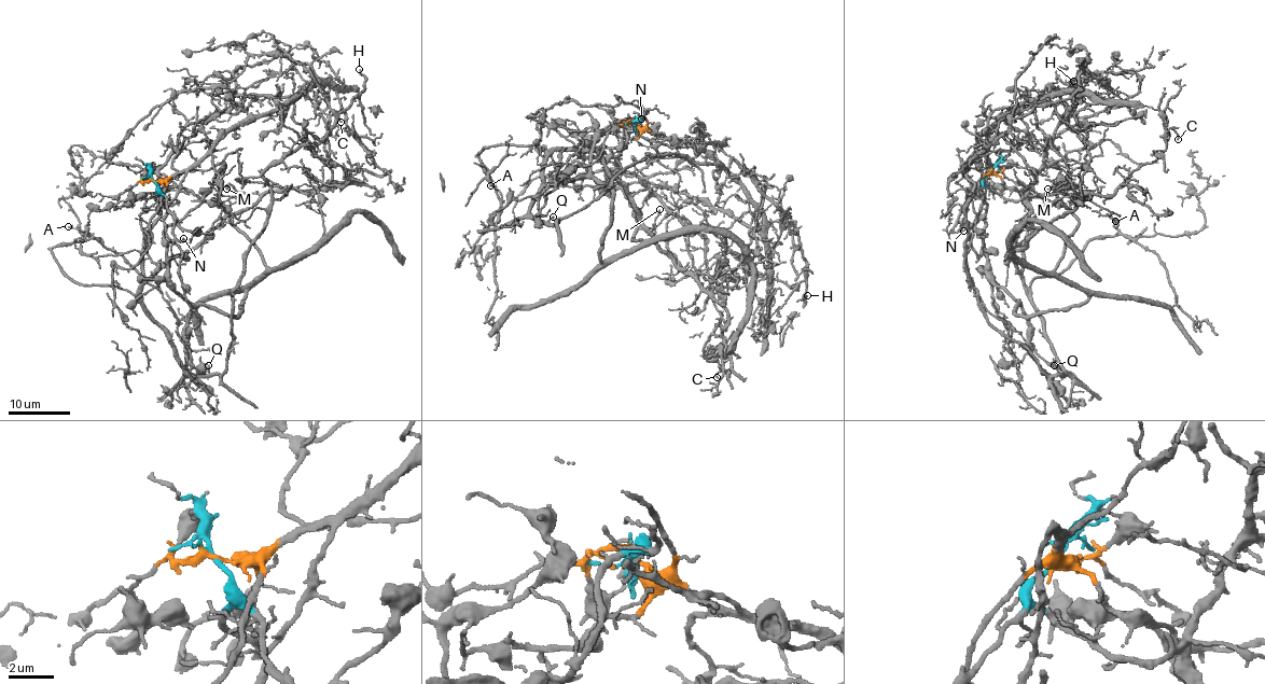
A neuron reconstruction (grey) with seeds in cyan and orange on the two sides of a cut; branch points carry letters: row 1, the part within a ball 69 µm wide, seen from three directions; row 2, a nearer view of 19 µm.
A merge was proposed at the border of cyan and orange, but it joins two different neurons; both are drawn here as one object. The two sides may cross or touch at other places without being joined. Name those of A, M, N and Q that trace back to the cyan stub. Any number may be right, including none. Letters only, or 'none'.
A, M, N, Q

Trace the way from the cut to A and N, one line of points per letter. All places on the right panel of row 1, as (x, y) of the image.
A: (990, 170), (984, 181), (1030, 209), (1028, 287), (1067, 269), (1090, 239), (1118, 233), (1115, 220)
N: (990, 170), (954, 232), (963, 229)

